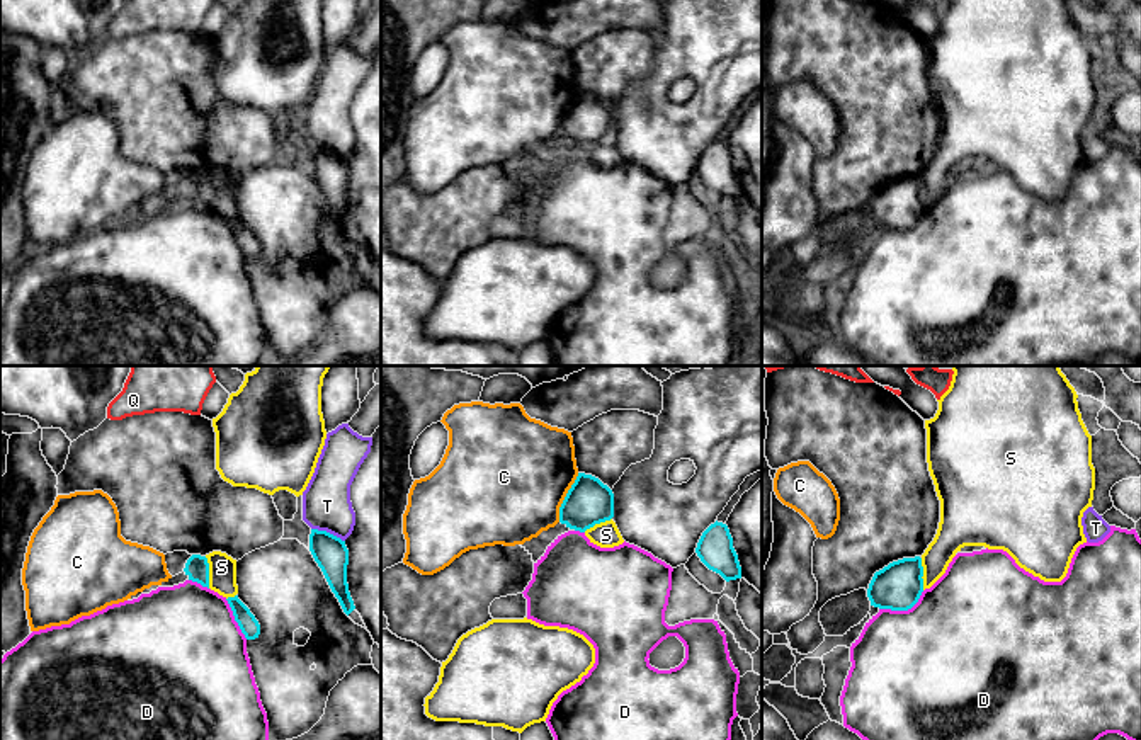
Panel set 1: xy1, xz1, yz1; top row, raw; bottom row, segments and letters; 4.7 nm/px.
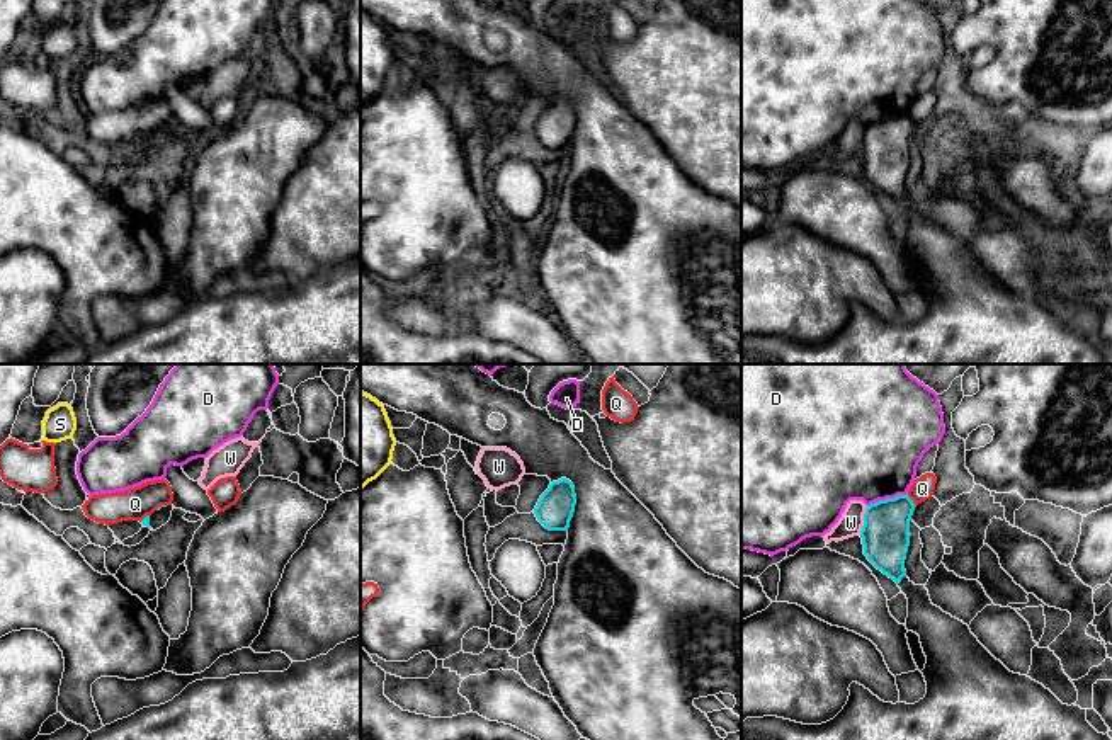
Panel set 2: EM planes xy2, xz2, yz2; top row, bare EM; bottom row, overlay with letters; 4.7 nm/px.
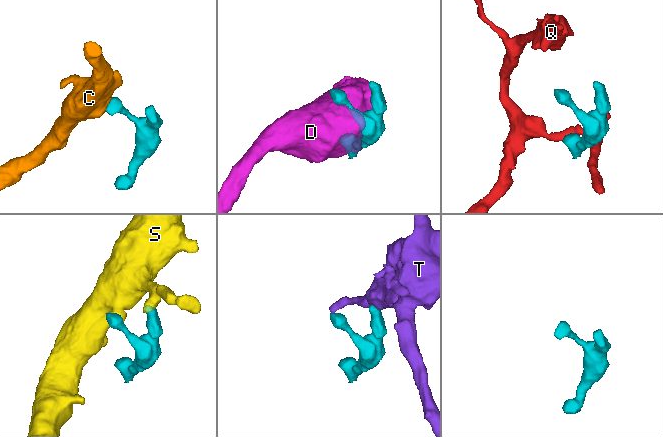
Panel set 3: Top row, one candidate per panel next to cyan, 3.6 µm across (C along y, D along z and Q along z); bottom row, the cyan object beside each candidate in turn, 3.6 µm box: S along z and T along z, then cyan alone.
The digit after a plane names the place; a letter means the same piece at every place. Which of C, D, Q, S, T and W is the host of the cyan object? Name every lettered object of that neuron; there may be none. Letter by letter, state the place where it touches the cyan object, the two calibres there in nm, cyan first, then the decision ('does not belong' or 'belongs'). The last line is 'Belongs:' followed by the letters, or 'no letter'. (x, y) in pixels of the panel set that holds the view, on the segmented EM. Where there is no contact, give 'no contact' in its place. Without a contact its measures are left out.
C: xz1 (565, 497) | 220/500 nm | does not belong
D: yz1 (903, 609) | 220/500 nm | does not belong
Q: yz2 (912, 500) | 220/110 nm | does not belong
S: xy1 (208, 572) | 110/130 nm | does not belong
T: xy1 (329, 533) | 160/220 nm | does not belong
W: yz2 (864, 519) | 220/120 nm | does not belong
Belongs: no letter

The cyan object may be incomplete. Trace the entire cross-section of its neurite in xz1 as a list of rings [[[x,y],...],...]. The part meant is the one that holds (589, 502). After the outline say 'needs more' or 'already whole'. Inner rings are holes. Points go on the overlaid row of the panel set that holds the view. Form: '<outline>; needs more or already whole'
[[[578,473],[559,507],[559,522],[570,529],[585,532],[612,517],[612,490],[592,475]]]; already whole

